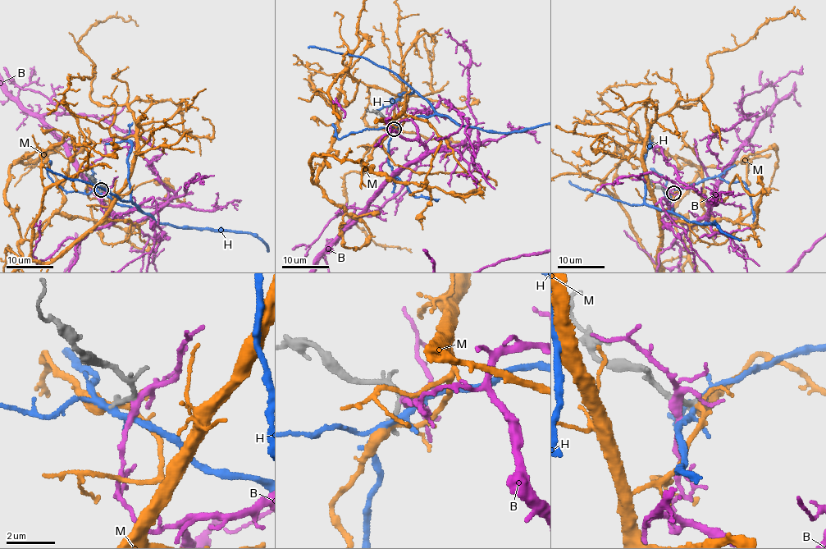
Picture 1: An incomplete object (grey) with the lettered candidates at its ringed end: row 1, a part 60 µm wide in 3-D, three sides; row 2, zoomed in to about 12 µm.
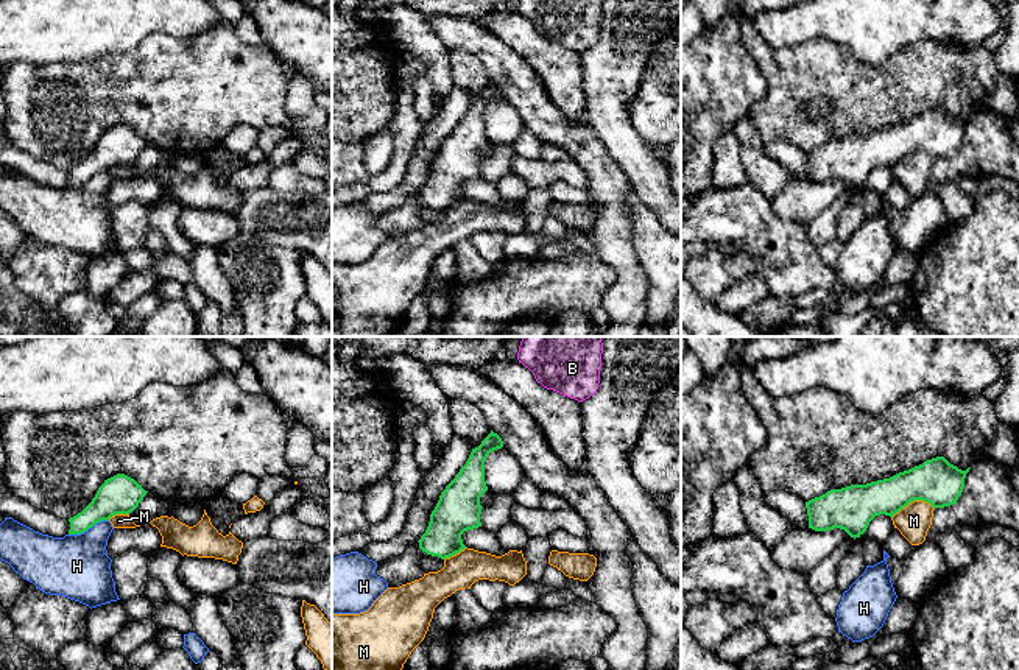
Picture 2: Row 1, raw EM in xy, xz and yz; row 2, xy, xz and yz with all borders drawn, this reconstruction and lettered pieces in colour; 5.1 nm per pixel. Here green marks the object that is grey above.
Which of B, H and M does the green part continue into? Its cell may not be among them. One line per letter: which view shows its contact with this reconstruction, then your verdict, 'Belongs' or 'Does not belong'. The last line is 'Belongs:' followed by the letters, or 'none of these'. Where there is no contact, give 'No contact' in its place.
B: No contact. Does not belong
H: Touches green in xy. Does not belong
M: Touches green in yz. Does not belong
Belongs: none of these

